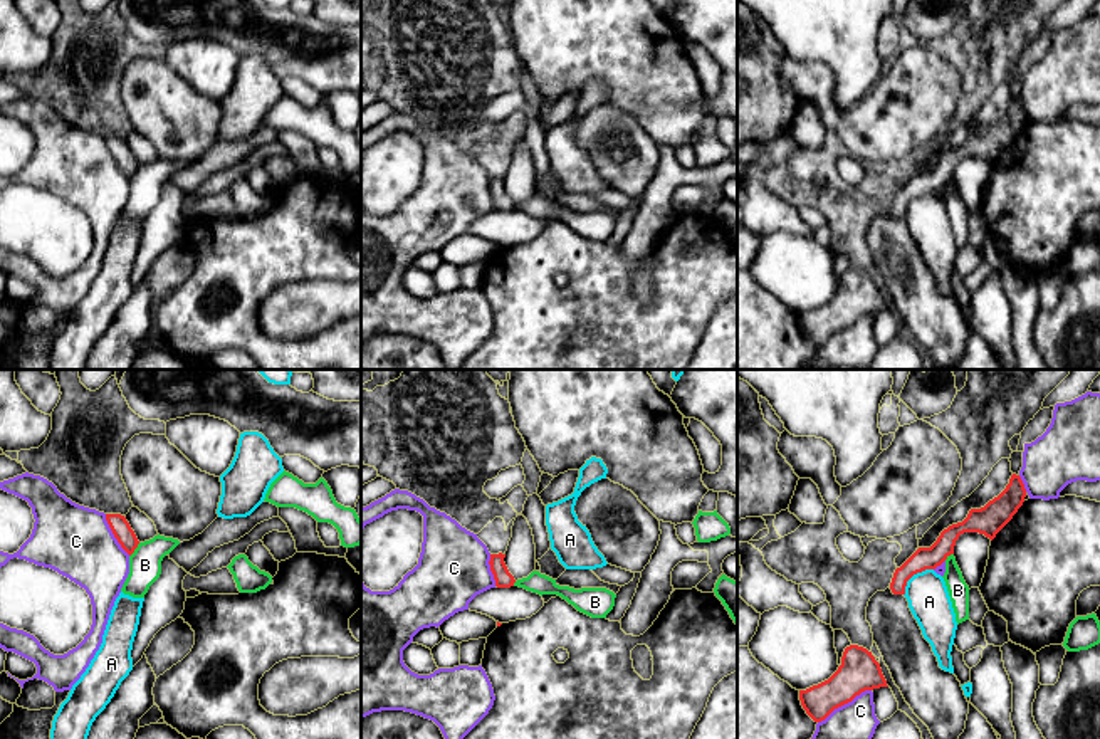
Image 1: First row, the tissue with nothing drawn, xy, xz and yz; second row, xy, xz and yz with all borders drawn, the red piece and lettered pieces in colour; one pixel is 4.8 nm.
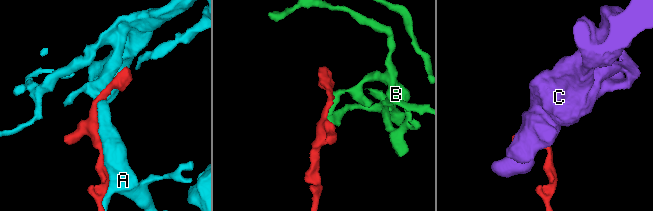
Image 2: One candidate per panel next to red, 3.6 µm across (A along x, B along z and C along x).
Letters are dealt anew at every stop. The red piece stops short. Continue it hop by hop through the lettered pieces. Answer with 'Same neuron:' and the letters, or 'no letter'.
Same neuron: no letter

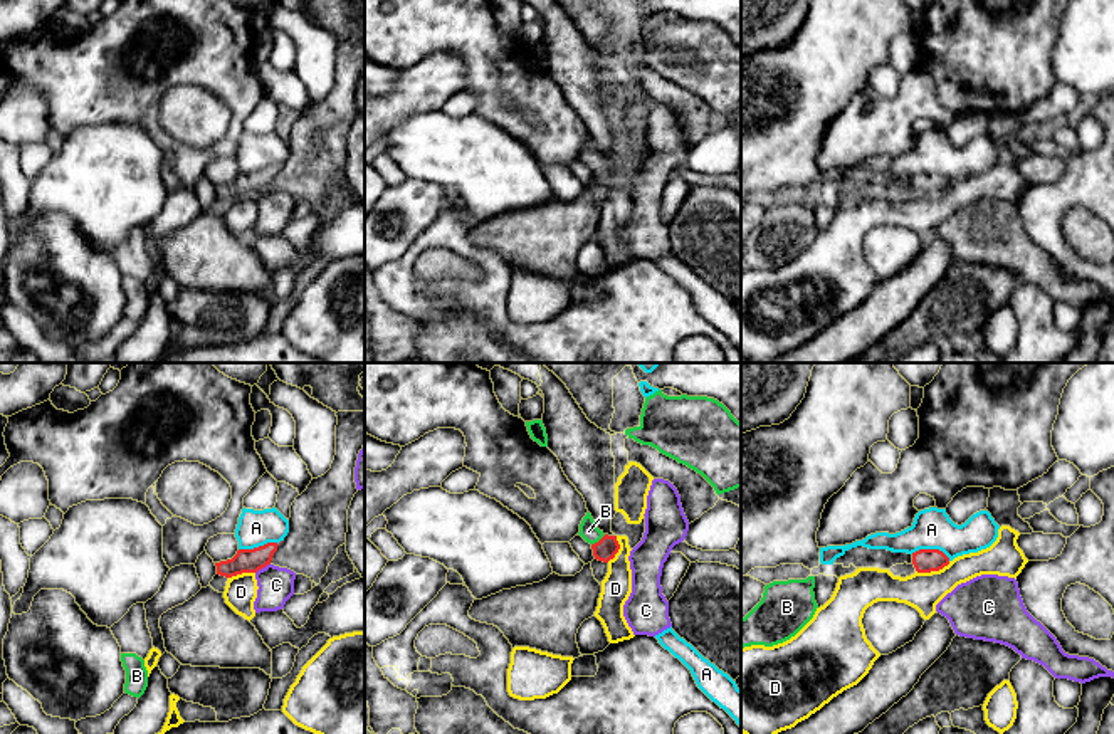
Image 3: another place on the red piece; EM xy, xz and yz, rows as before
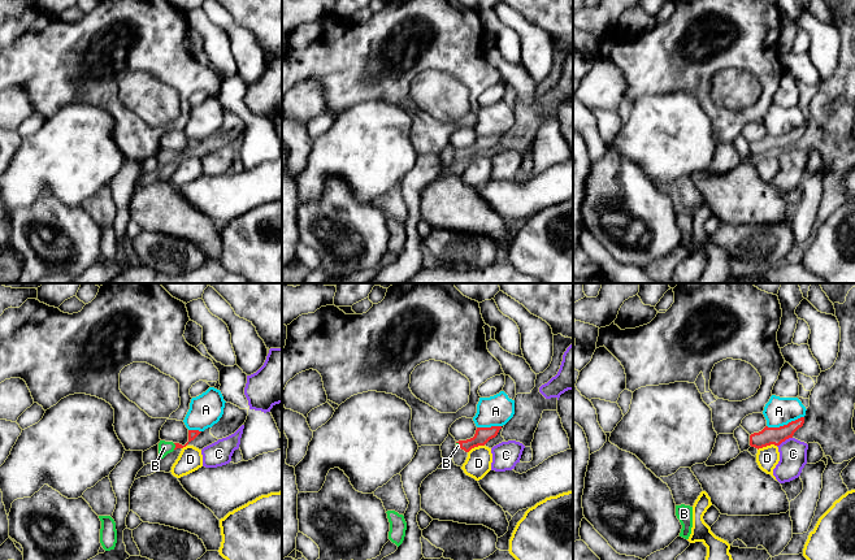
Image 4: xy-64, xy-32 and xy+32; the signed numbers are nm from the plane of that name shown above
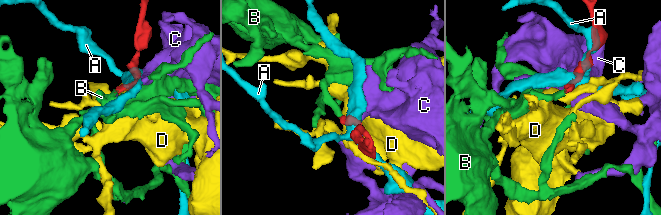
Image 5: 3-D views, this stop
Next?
Same neuron: B

